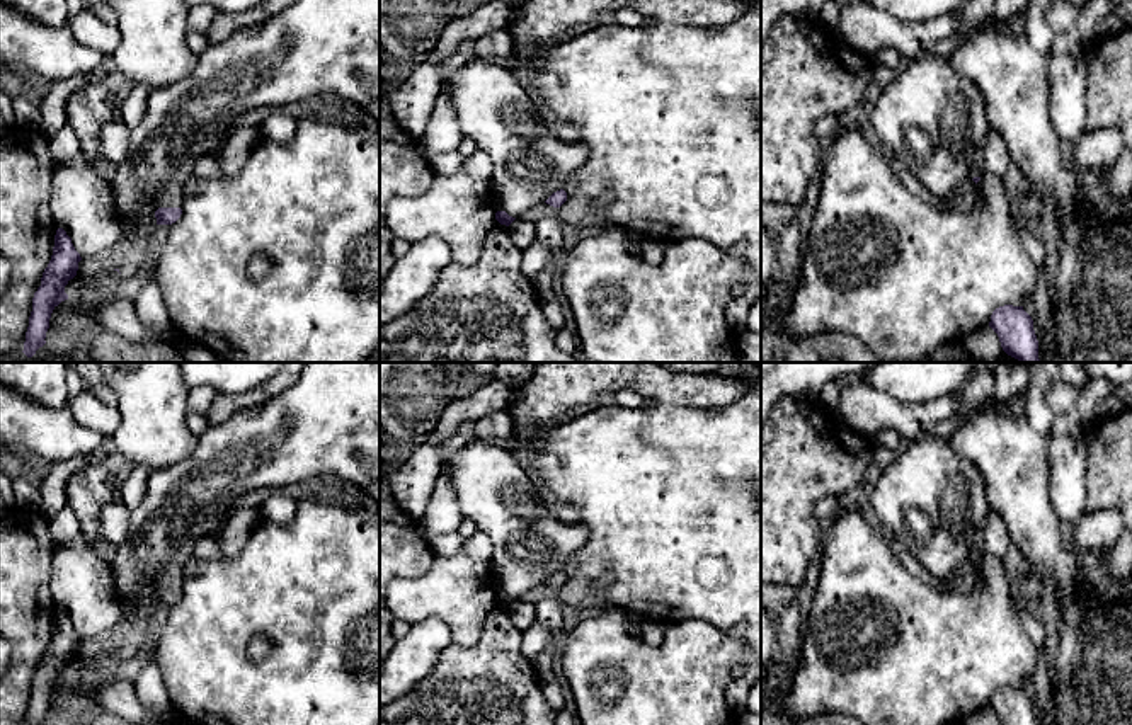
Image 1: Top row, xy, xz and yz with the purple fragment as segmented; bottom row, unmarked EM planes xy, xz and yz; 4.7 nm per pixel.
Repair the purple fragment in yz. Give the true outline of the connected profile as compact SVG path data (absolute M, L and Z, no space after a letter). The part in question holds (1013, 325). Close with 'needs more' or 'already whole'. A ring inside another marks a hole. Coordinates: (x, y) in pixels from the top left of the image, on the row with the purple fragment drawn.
M1004 305L996 308L989 327L998 334L1008 356L1020 362L1040 362L1033 320L1023 306Z; already whole

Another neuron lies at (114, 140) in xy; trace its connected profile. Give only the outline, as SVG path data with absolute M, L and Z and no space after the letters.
M111 121L100 133L100 157L119 165L129 151L131 129L121 121Z

